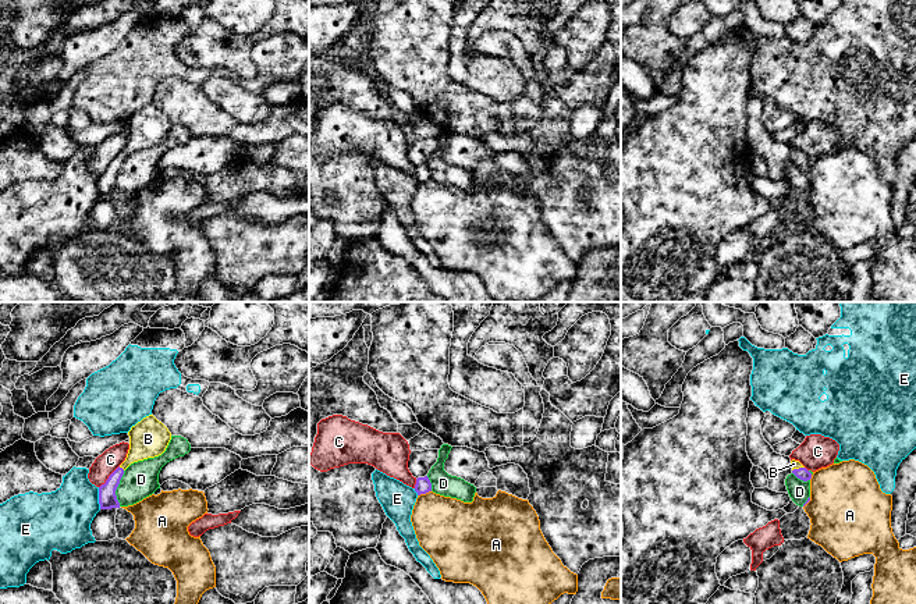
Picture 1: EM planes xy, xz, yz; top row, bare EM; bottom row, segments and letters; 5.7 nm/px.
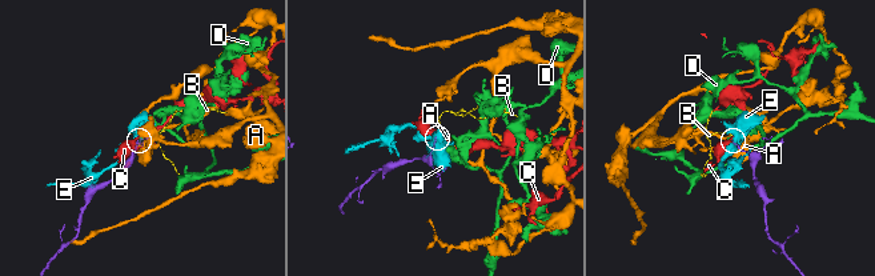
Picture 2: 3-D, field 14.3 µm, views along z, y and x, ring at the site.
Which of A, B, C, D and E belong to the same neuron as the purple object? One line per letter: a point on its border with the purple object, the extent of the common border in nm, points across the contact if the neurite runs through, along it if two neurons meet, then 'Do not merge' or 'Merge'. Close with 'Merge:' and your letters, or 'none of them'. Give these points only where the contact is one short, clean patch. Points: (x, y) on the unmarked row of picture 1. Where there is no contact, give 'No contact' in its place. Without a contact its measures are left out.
A: Touches purple at xz (423, 181). Shared border 90 nm. Do not merge
B: Touches purple at xy (121, 156). Shared border 40 nm. Path across: xy (107, 187), (107, 178), (121, 156), (148, 127). Merge
C: Touches purple at xy (109, 164). Shared border 180 nm. Boundary: xy (119, 153), (99, 176). Do not merge
D: Touches purple at xy (116, 177). Shared border 220 nm. Boundary: xy (124, 159), (116, 178), (119, 194). Do not merge
E: Touches purple at xy (99, 187). Shared border 130 nm. Boundary: xy (98, 176), (100, 196). Do not merge
Merge: B

